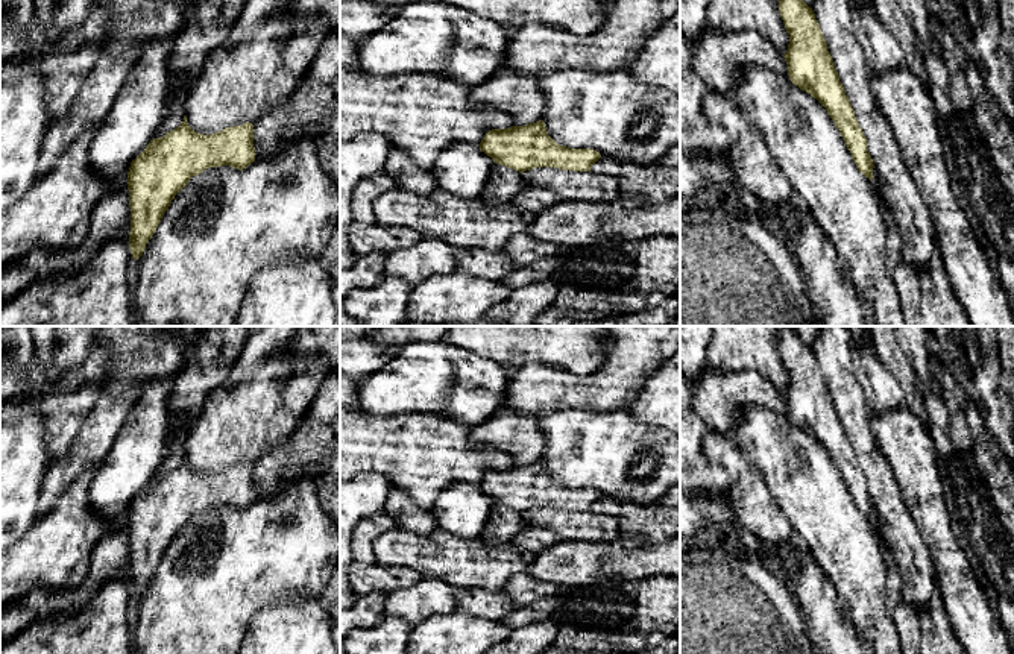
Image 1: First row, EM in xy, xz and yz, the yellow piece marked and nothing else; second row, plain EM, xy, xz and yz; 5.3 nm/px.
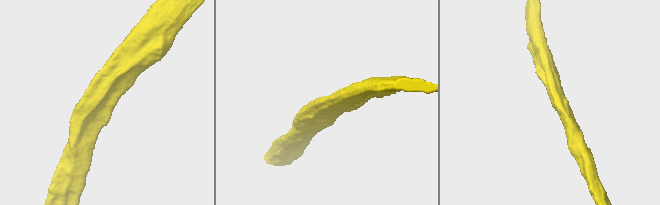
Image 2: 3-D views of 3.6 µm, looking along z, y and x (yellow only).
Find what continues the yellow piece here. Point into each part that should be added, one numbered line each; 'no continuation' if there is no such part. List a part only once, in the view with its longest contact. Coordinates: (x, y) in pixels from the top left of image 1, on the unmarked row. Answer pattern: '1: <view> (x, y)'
1: xy (225, 565)

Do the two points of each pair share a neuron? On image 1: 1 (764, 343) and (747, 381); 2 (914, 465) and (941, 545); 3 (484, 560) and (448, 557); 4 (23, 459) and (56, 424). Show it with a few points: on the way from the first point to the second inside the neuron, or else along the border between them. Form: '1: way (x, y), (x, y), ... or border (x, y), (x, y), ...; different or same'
1: border (715, 369), (721, 372), (758, 371), (779, 392); different
2: way (920, 484), (934, 525); same
3: way (475, 560), (457, 560); same
4: border (32, 401), (49, 431), (47, 451), (52, 462); different

